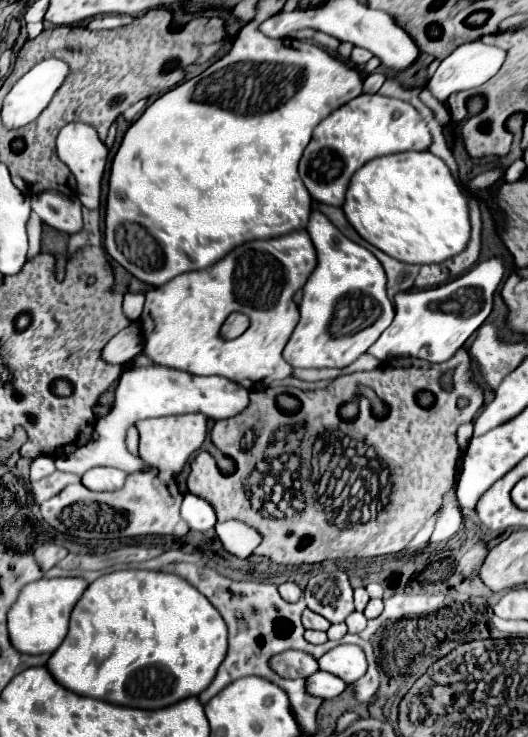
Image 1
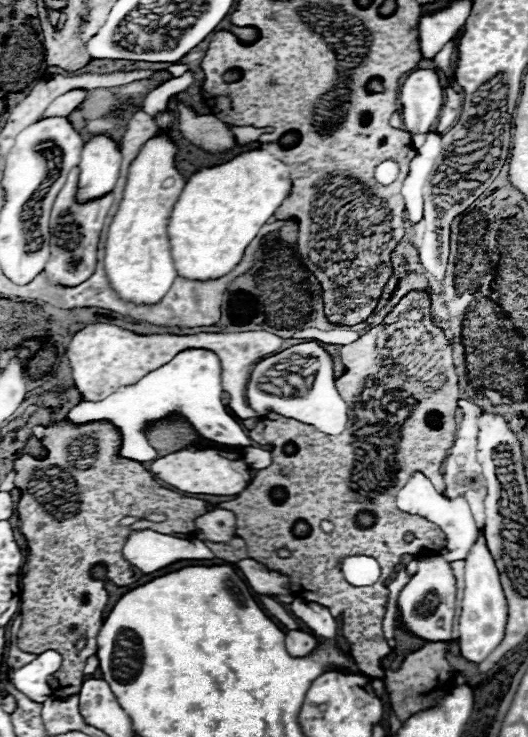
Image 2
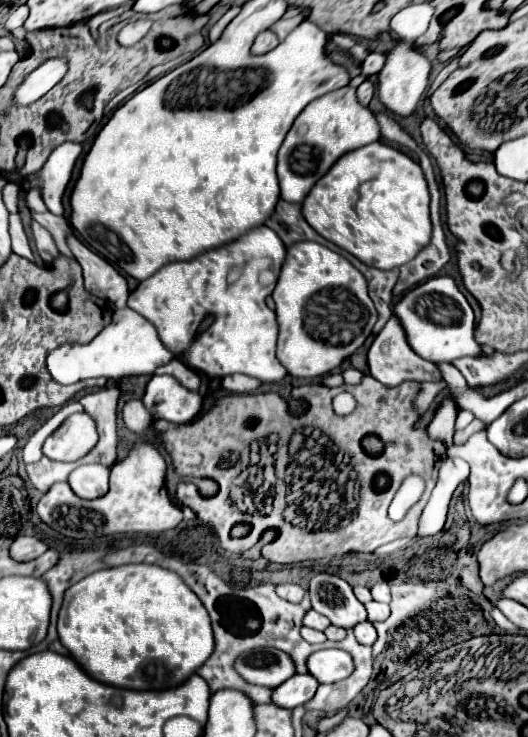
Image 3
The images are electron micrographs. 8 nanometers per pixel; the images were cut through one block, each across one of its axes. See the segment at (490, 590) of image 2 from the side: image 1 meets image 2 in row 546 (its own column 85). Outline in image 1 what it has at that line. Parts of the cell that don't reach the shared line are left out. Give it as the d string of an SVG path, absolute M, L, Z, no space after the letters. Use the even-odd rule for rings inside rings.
M90 468L90 470L84 472L84 476L82 476L82 484L84 484L88 490L108 492L108 490L118 490L118 488L122 488L126 476L128 476L128 474L124 474L122 470L116 470L116 468Z

